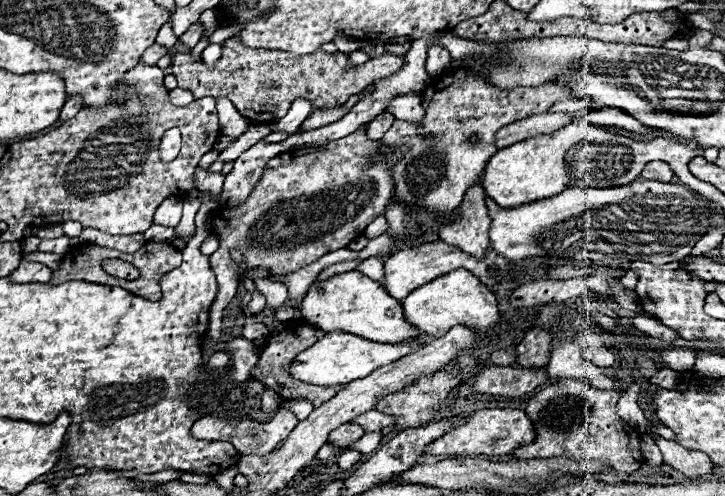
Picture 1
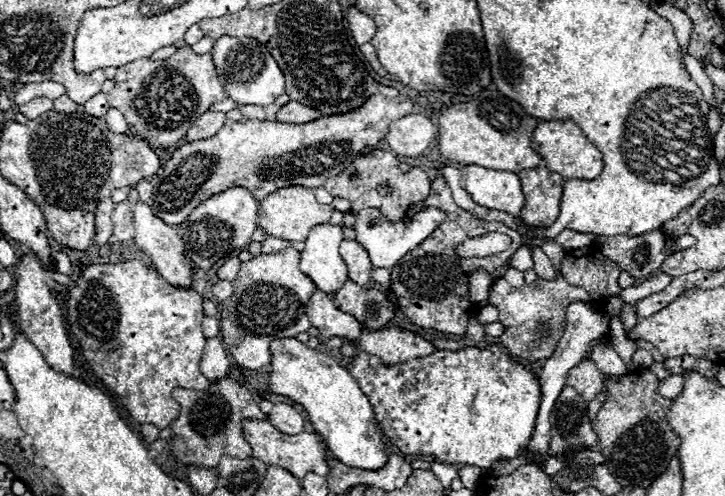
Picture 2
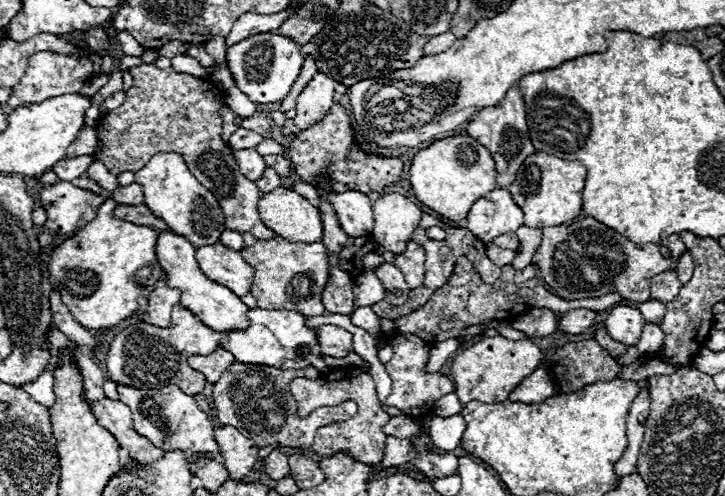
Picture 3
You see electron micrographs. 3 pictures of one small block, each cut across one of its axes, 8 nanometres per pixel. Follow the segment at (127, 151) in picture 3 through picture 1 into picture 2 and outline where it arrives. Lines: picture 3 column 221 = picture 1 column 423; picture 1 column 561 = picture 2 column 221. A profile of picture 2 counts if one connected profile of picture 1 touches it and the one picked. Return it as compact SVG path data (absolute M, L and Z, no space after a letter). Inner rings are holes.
M190 46L178 48L168 60L136 60L124 66L132 86L122 86L122 112L130 132L150 142L152 148L170 148L182 140L188 128L210 110L212 104L226 98L224 86L218 80L210 54L194 54Z

